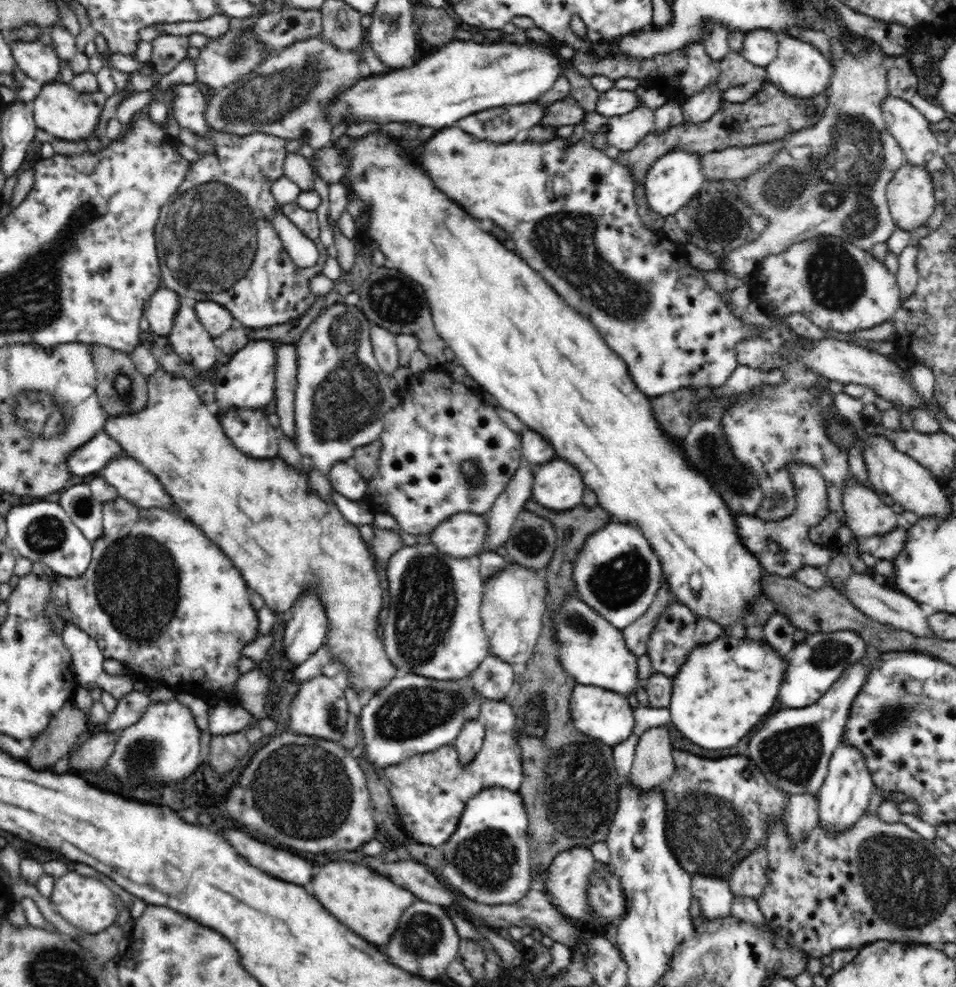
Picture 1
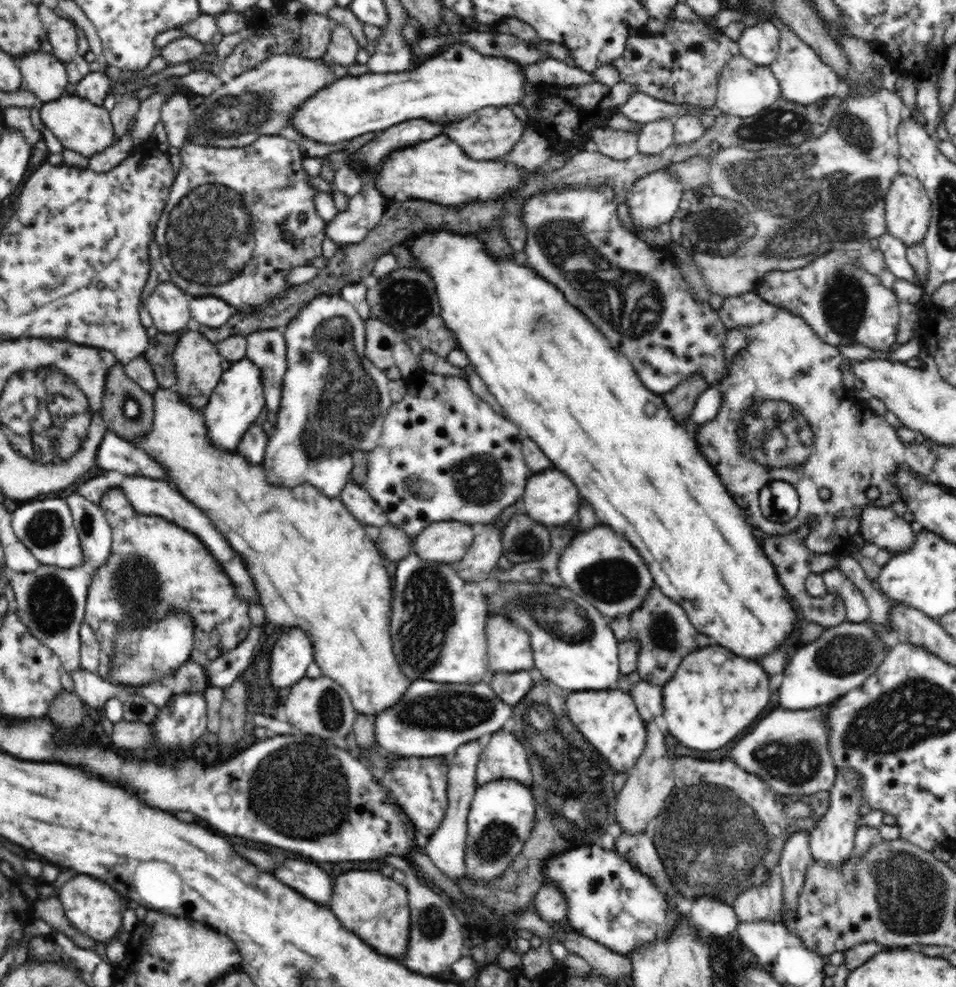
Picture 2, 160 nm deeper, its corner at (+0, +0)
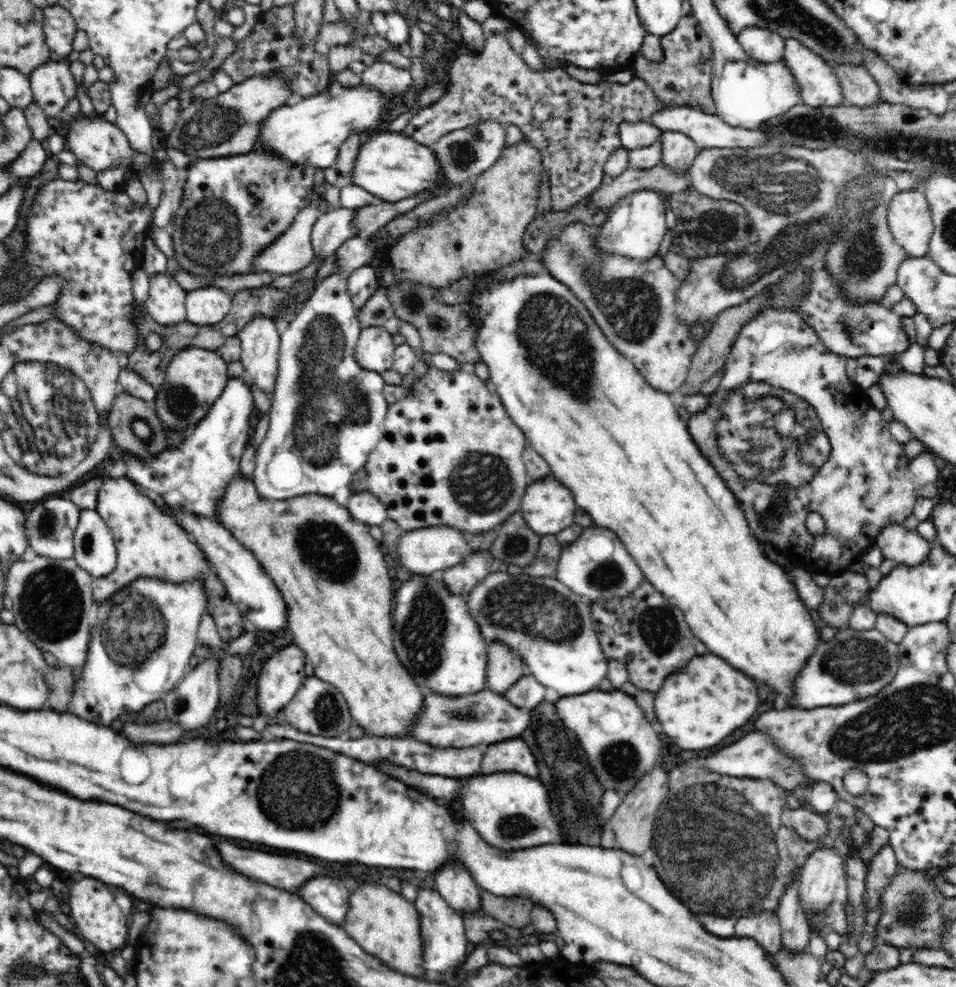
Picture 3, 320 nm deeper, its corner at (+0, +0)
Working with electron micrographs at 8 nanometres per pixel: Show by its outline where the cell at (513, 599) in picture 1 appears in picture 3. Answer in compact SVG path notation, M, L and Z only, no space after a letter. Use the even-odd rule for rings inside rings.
M499 640L488 644L486 688L504 695L504 692L524 674L525 664L517 652L513 652Z

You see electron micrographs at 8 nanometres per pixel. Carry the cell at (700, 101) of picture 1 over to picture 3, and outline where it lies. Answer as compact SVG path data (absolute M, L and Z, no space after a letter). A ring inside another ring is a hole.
M663 131L661 134L661 162L677 172L689 170L696 153L696 142L682 132Z

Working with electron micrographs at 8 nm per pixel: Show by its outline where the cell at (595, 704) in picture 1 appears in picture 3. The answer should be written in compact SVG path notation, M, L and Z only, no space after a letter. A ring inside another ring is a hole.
M599 690L564 696L556 702L556 714L564 722L564 726L576 735L581 748L588 756L592 774L602 784L602 788L618 792L622 799L646 777L648 770L652 770L658 764L656 760L660 756L660 740L656 734L656 728L646 718L645 712L640 708L636 699L622 690Z

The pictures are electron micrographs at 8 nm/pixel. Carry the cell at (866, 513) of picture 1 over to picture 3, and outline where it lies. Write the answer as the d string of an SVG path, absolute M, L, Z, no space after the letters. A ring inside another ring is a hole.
M888 524L880 533L874 546L880 547L885 558L897 564L918 566L930 554L930 543L918 531L907 529L903 524Z

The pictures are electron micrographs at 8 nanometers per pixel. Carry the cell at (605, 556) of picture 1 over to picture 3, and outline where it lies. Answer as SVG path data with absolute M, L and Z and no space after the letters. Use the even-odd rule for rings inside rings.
M595 525L584 528L575 542L563 547L553 577L589 602L626 597L645 581L641 568L615 532Z

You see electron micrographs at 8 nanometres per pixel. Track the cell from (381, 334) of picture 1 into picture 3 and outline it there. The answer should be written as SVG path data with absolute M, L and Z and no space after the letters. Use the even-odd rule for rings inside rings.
M381 327L364 328L355 346L355 361L373 374L393 368L392 334Z

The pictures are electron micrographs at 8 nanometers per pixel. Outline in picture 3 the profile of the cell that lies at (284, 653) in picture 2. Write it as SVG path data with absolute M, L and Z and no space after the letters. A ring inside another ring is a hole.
M295 643L280 649L272 658L268 659L262 668L260 678L258 678L257 707L261 714L270 716L274 721L278 712L283 710L283 707L294 698L302 684L302 679L306 676L304 673L305 660L304 651Z

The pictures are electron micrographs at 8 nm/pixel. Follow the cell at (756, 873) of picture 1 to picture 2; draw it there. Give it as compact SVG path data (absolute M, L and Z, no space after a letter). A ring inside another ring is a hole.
M769 870L768 881L764 885L751 887L740 892L734 898L732 907L739 922L750 922L750 920L778 921L778 910L783 906L782 876L778 870Z

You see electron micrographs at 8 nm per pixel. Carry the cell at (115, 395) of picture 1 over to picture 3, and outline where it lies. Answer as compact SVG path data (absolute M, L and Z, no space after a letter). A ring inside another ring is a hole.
M125 391L116 396L114 405L108 412L107 427L112 433L116 448L139 458L150 458L164 452L168 446L168 437L164 435L165 425L157 412L142 399L128 395Z

